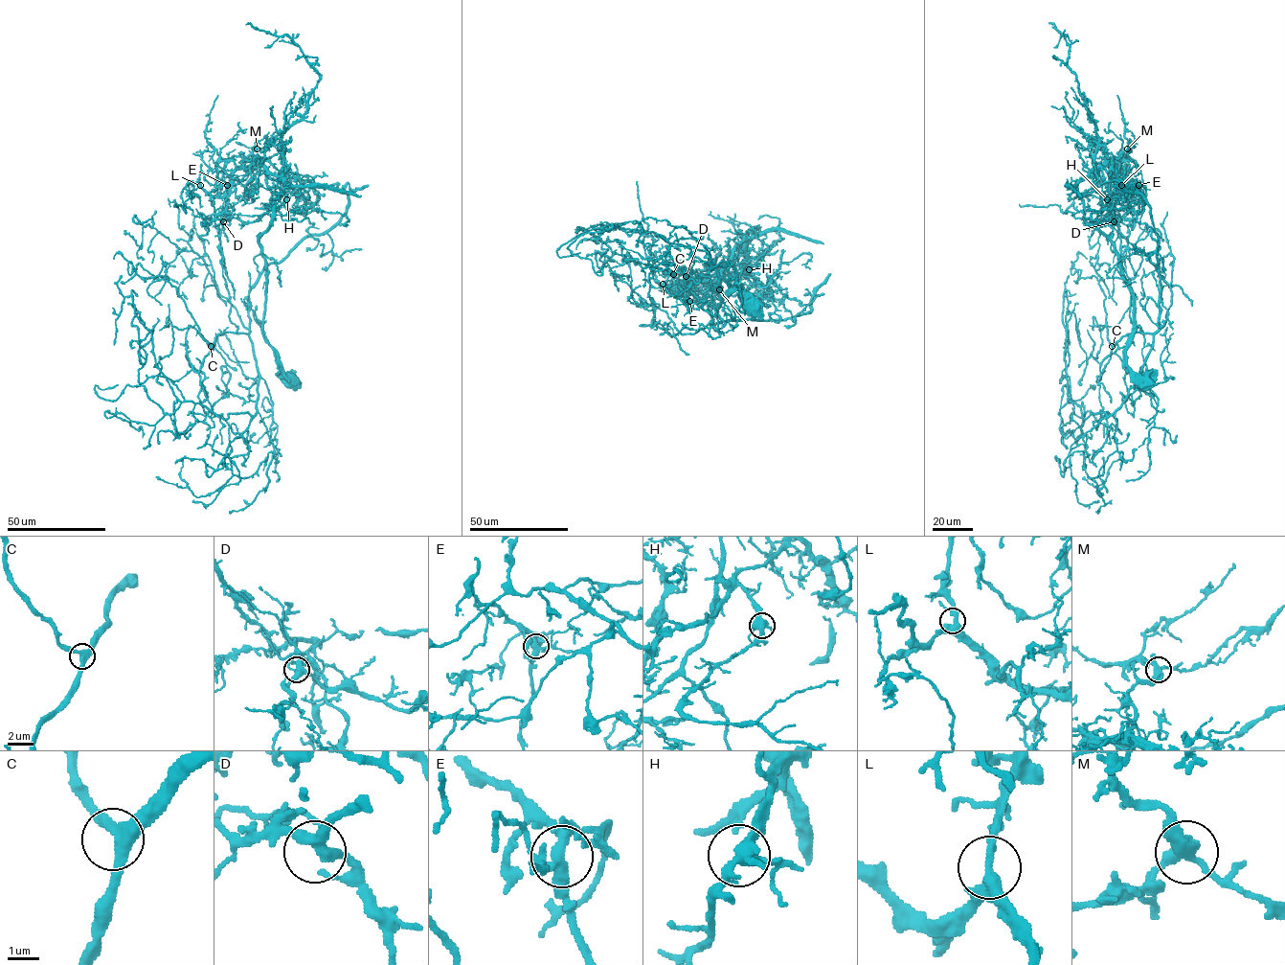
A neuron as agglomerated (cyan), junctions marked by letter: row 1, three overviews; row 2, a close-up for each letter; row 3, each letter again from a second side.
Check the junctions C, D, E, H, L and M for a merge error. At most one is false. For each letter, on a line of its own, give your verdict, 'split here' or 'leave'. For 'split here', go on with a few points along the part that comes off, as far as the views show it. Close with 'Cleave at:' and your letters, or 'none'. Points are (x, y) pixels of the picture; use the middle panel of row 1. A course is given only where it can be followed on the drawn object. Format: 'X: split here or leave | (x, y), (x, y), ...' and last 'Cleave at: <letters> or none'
C: leave
D: leave
E: leave
H: leave
L: leave
M: leave
Cleave at: none

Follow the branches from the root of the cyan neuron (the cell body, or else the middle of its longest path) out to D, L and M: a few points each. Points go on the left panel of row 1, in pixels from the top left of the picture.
D: (289, 381), (262, 331), (259, 241), (282, 180), (259, 161), (268, 210), (248, 222), (223, 221)
L: (289, 381), (262, 331), (266, 269), (259, 241), (283, 183), (248, 159), (225, 196), (200, 185)
M: (289, 381), (262, 331), (266, 269), (259, 241), (269, 228), (273, 201), (283, 183), (253, 158), (257, 149)

